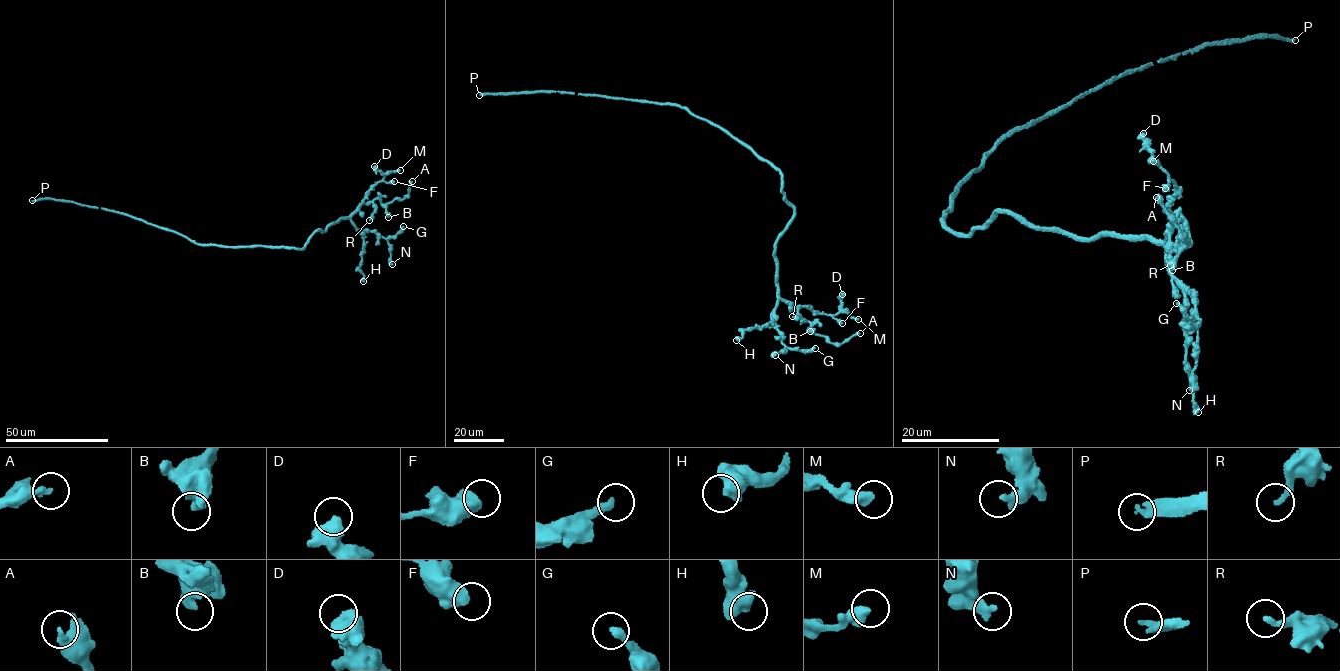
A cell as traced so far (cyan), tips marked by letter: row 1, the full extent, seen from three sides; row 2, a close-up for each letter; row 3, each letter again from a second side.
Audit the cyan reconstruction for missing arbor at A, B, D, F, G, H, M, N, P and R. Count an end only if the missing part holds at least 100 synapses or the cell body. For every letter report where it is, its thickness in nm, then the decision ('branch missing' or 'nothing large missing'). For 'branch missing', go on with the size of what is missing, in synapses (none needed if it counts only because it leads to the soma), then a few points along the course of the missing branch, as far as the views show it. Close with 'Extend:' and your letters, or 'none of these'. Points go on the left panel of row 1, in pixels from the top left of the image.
A: place (412, 181); calibre 320 nm; nothing large missing
B: place (388, 217); calibre 480 nm; nothing large missing
D: place (374, 166); calibre 500 nm; nothing large missing
F: place (394, 181); calibre 650 nm; nothing large missing
G: place (403, 226); calibre 320 nm; nothing large missing
H: place (363, 281); calibre 800 nm; nothing large missing
M: place (400, 170); calibre 400 nm; nothing large missing
N: place (392, 264); calibre 320 nm; nothing large missing
P: place (32, 200); calibre 320 nm; branch missing; 2000 synapses
R: place (369, 220); calibre 240 nm; nothing large missing
Extend: P

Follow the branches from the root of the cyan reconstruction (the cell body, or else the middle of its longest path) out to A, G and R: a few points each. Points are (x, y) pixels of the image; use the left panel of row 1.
A: (245, 246), (302, 249), (317, 230), (326, 230), (363, 204), (376, 198), (385, 204), (402, 199), (412, 181)
G: (245, 246), (299, 249), (317, 230), (323, 231), (344, 218), (357, 228), (386, 239), (403, 226)
R: (245, 246), (302, 249), (317, 230), (326, 230), (363, 204), (371, 202), (374, 211), (369, 220)

